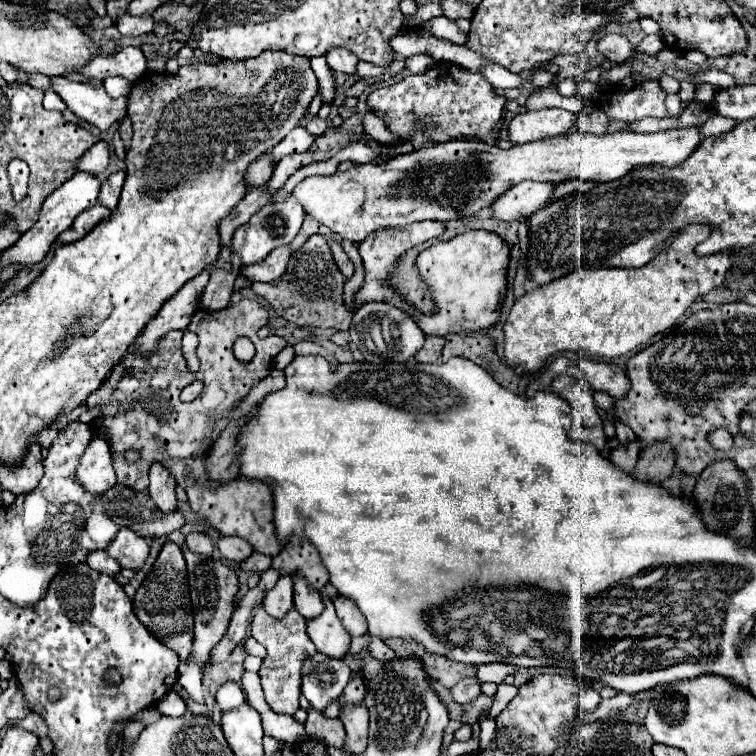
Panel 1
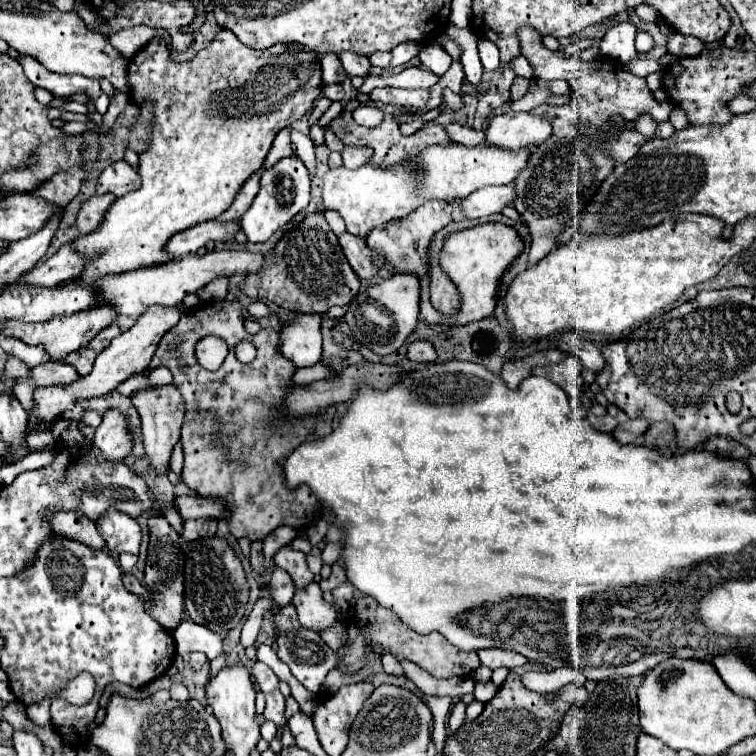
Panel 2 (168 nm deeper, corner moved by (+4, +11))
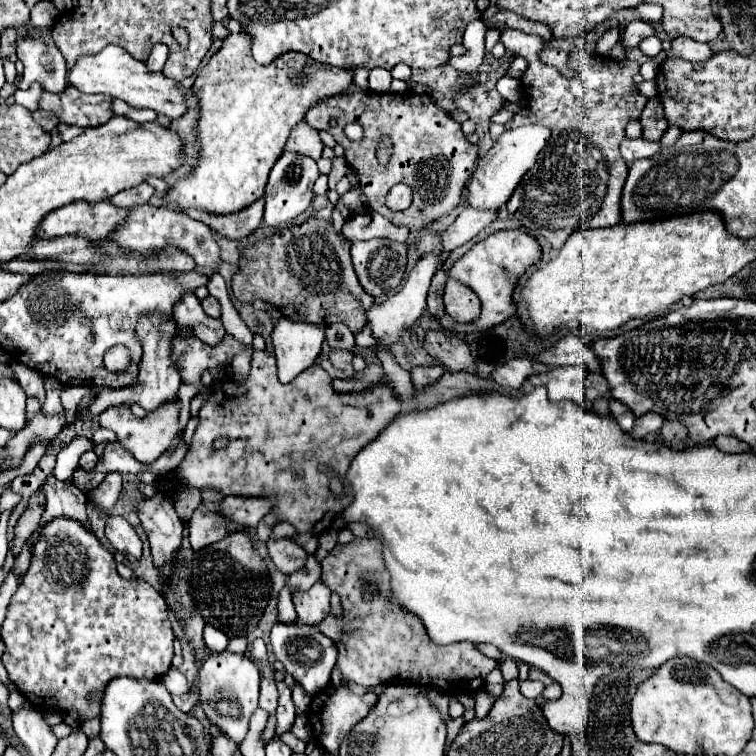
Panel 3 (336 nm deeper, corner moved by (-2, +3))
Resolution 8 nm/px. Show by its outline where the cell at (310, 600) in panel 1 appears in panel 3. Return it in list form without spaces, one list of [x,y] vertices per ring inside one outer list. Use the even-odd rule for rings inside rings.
[[[273,539],[267,541],[269,555],[275,561],[275,565],[285,573],[291,575],[293,571],[301,569],[307,561],[307,553],[301,545],[297,545],[293,539]]]

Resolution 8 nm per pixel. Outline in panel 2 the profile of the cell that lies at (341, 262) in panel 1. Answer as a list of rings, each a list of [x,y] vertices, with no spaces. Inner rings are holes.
[[[343,233],[339,237],[339,245],[341,245],[341,249],[343,249],[349,265],[353,267],[353,271],[361,279],[373,277],[385,265],[385,259],[379,253],[371,251],[361,237],[355,237],[351,233]]]

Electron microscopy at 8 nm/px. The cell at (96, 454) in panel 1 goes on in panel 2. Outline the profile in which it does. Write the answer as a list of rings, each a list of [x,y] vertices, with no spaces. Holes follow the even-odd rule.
[[[109,409],[103,415],[101,425],[95,429],[93,435],[93,447],[101,451],[105,461],[123,461],[125,455],[131,451],[131,435],[129,435],[129,425],[127,417],[119,413],[117,409]]]

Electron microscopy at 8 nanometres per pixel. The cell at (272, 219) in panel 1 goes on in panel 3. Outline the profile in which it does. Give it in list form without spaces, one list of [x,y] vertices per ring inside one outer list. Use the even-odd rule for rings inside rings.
[[[283,153],[275,167],[271,169],[269,183],[265,189],[265,215],[263,225],[267,227],[281,227],[291,223],[297,215],[301,215],[313,199],[313,183],[319,177],[317,163],[311,157],[303,157],[299,153]]]

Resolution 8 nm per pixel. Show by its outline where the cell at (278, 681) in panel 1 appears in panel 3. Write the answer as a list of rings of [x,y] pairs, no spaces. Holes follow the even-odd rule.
[[[277,683],[279,689],[279,707],[277,707],[277,735],[285,733],[291,729],[295,721],[295,709],[293,709],[293,699],[291,699],[291,689],[283,683]]]

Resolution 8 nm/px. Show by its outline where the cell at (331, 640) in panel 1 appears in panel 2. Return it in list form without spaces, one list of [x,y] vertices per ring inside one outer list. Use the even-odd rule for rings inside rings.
[[[315,581],[301,591],[295,591],[293,605],[299,613],[301,625],[305,629],[313,629],[317,633],[333,627],[333,623],[339,617],[337,609],[321,597],[321,589]]]

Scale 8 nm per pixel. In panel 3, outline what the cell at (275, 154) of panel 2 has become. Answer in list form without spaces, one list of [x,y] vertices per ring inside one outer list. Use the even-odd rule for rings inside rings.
[[[301,121],[291,131],[291,137],[287,141],[285,151],[295,151],[295,153],[307,155],[311,159],[319,159],[321,151],[323,151],[323,141],[321,141],[317,129],[313,129],[307,121]]]

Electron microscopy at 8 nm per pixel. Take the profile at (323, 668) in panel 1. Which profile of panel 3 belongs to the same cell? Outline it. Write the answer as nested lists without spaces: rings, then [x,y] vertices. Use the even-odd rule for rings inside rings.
[[[277,623],[271,631],[271,645],[275,657],[285,665],[285,671],[293,675],[309,695],[315,695],[329,685],[329,675],[337,661],[337,649],[317,627],[303,623]]]

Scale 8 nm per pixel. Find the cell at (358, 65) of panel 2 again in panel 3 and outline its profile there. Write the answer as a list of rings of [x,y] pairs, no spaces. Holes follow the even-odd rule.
[[[375,67],[375,69],[371,69],[371,75],[369,75],[369,89],[373,93],[387,93],[391,87],[391,81],[393,81],[393,77],[387,69]]]

